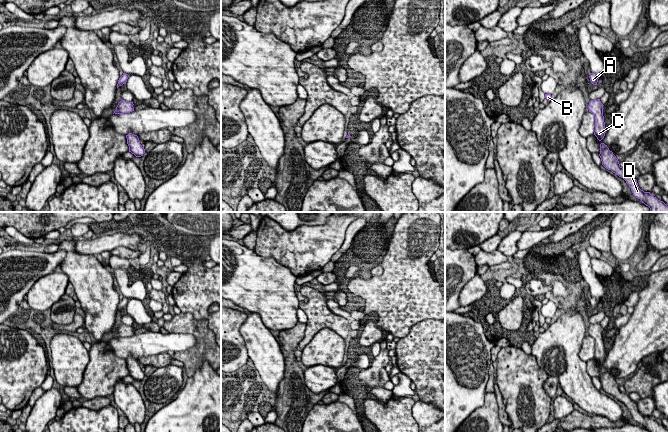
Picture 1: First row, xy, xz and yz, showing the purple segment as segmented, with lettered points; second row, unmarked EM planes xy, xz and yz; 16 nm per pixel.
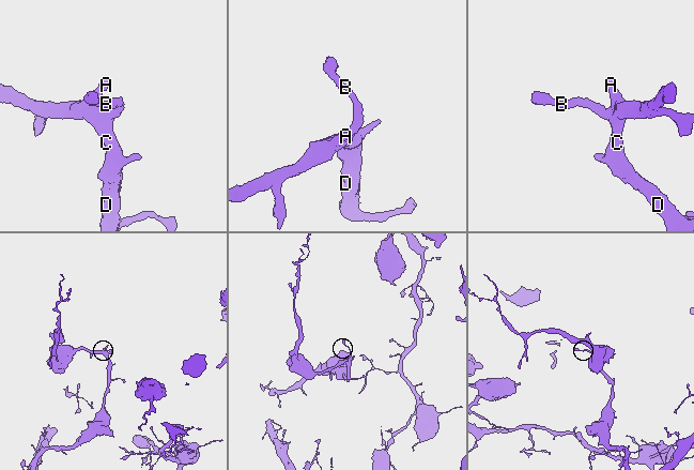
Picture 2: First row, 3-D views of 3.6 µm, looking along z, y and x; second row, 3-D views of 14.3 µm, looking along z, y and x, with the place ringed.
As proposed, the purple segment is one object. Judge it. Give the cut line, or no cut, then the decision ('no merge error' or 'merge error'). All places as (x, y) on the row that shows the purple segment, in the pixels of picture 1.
no cut | no merge error

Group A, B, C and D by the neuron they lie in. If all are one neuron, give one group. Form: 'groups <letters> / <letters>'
groups A B C D

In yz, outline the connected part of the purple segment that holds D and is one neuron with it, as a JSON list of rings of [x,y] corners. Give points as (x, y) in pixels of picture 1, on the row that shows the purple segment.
[[[604,143],[600,144],[599,156],[601,158],[602,165],[606,169],[611,170],[613,173],[623,178],[630,186],[633,195],[648,206],[650,208],[650,212],[668,212],[668,206],[663,201],[658,200],[650,192],[644,192],[639,188],[635,177],[630,174],[628,169],[620,166],[616,156]]]

